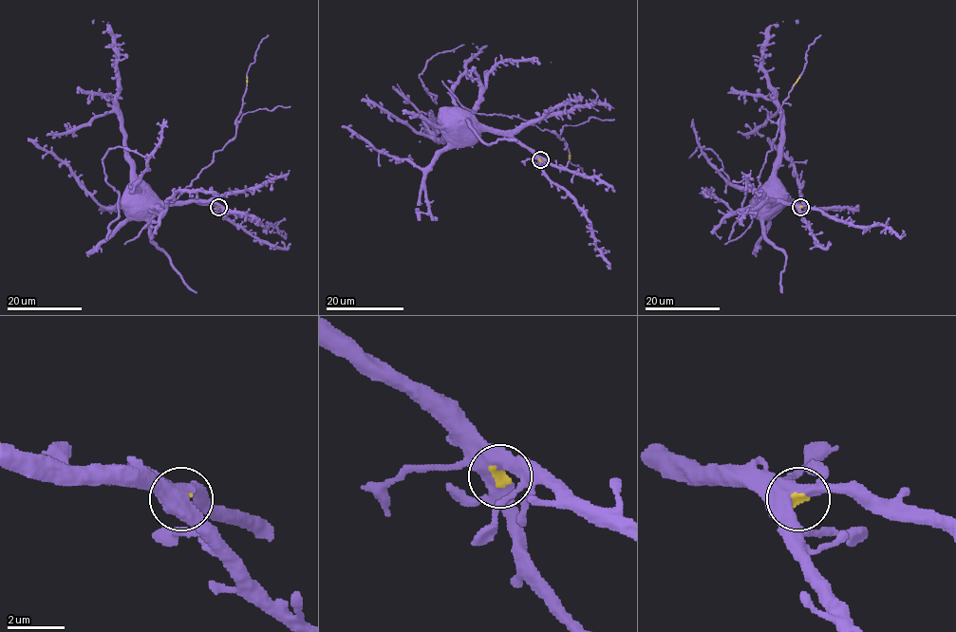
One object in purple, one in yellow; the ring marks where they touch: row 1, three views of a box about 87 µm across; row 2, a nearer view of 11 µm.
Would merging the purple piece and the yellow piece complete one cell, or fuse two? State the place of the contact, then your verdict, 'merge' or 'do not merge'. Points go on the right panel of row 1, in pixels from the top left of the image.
at (800, 207); merge

